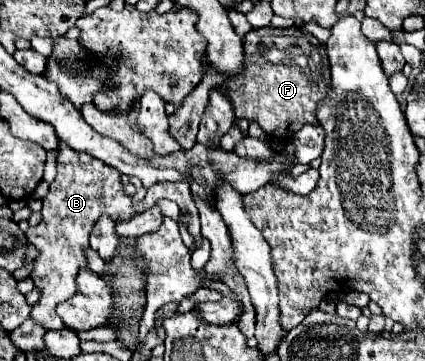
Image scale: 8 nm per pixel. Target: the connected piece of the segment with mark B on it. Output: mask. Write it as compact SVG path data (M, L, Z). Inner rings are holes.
M58 143L58 175L54 183L50 183L48 195L42 199L42 221L34 227L28 227L28 241L38 247L38 259L34 261L32 281L40 291L40 301L32 307L32 319L44 325L46 329L62 329L64 323L56 315L56 305L70 299L78 291L78 271L82 267L88 269L86 249L88 235L98 221L100 215L112 217L116 223L124 223L136 215L134 203L138 203L132 195L124 193L124 185L120 181L118 171L106 167L106 163L74 151L66 143Z

